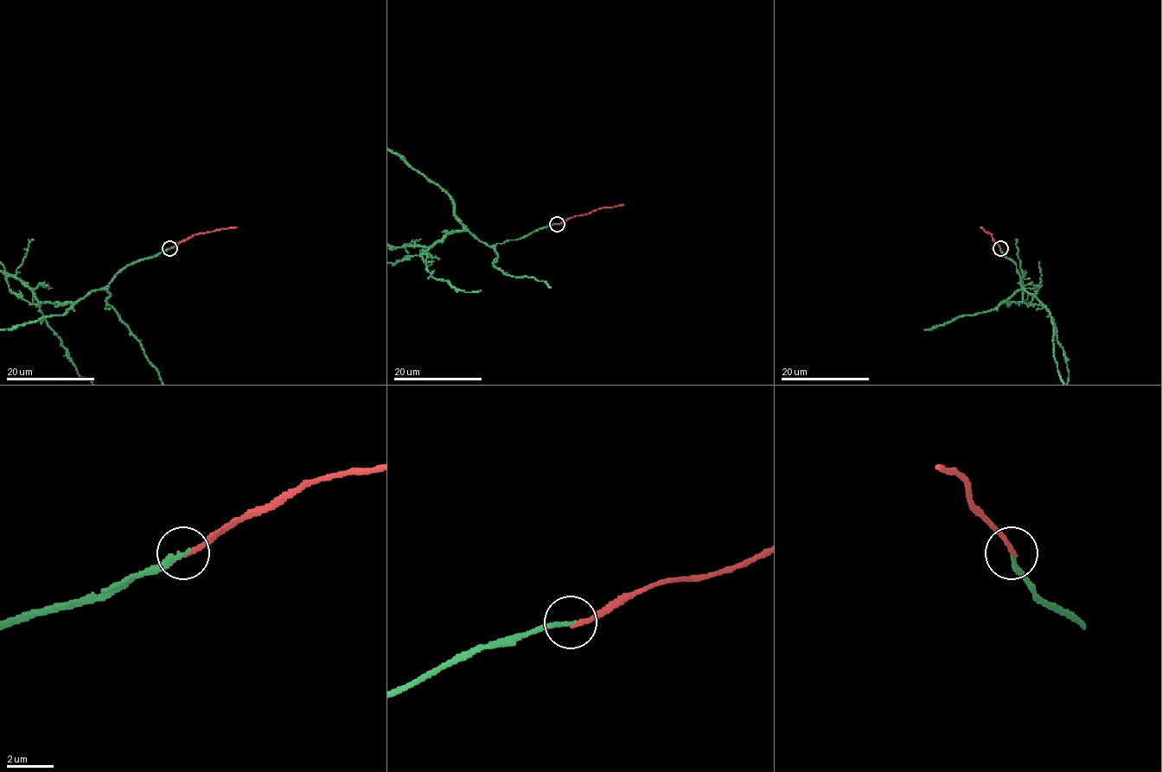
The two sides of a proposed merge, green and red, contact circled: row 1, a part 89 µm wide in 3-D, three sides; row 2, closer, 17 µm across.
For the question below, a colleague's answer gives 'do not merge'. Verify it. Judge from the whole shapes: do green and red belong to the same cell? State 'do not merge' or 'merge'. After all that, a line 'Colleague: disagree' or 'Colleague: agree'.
do not merge
Colleague: agree

